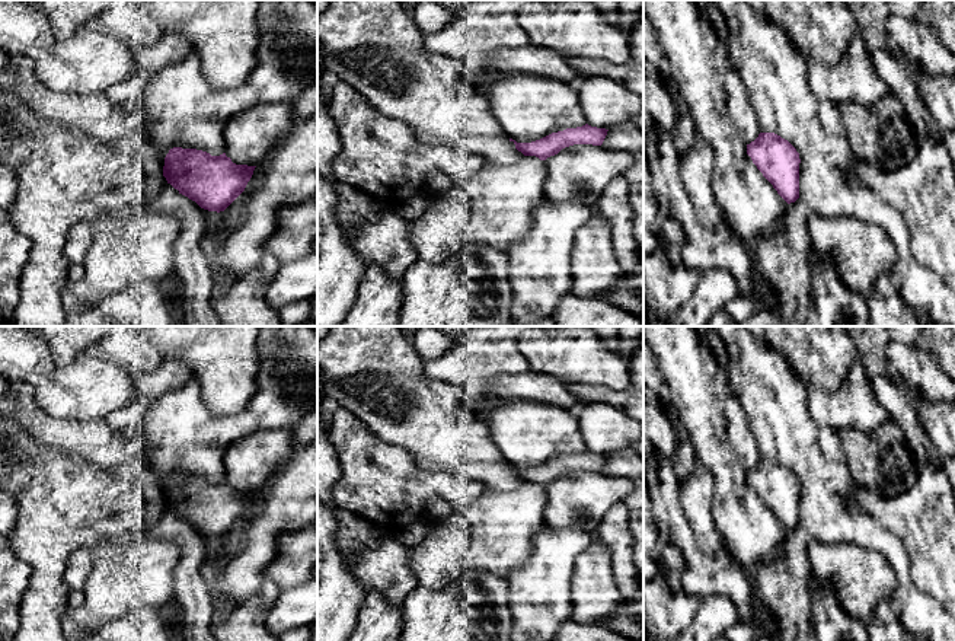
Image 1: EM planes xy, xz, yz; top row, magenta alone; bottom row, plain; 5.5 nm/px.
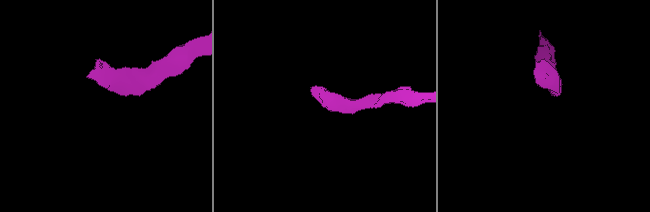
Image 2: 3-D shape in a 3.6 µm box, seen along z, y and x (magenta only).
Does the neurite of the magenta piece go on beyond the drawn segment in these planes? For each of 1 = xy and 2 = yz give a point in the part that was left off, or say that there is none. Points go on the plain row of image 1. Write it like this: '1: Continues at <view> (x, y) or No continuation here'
1: No continuation here
2: No continuation here

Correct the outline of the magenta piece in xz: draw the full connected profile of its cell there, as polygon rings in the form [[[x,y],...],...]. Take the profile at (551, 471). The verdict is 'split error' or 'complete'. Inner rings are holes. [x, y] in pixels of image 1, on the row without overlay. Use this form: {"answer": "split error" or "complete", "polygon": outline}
{"answer": "complete", "polygon": [[[585,450],[582,453],[552,459],[531,469],[517,469],[512,465],[510,465],[510,468],[512,468],[515,475],[524,482],[536,482],[540,487],[546,487],[547,484],[558,481],[562,475],[574,471],[601,472],[607,457],[609,456],[606,455],[597,455]]]}

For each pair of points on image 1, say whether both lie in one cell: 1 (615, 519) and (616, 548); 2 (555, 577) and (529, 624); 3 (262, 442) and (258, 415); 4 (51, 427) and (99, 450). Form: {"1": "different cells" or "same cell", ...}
{"1": "same cell", "2": "same cell", "3": "different cells", "4": "same cell"}

